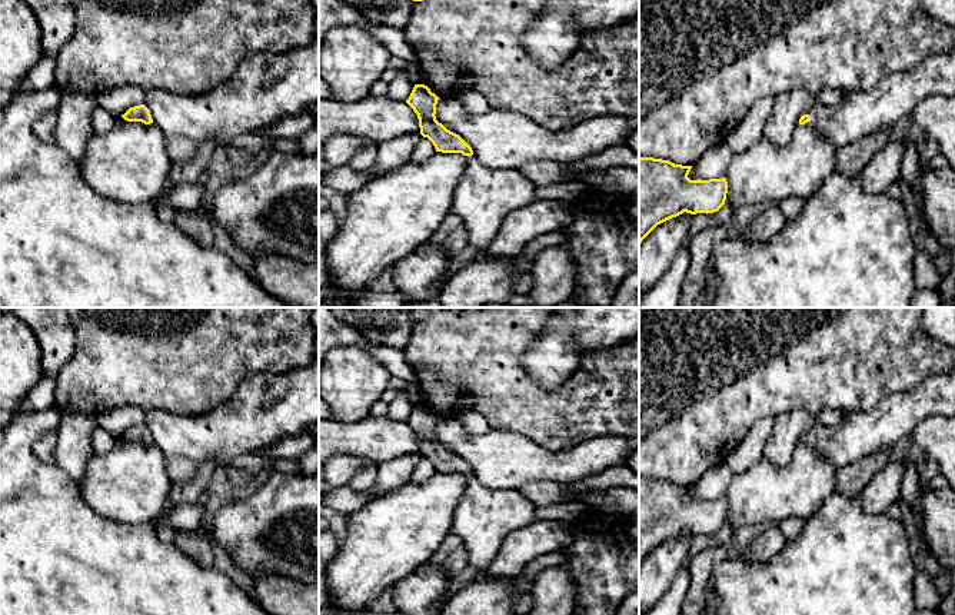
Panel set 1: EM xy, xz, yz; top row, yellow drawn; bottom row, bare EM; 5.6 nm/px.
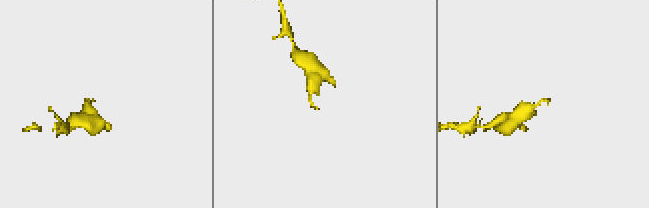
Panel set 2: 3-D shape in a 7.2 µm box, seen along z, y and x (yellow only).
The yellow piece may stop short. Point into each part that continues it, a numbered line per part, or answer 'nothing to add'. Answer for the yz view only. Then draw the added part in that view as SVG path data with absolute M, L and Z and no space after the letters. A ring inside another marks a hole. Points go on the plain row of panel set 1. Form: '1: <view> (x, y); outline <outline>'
1: yz (857, 435); outline M955 369L881 399L868 412L848 412L833 426L816 425L813 443L838 468L895 446L926 416L955 416Z

